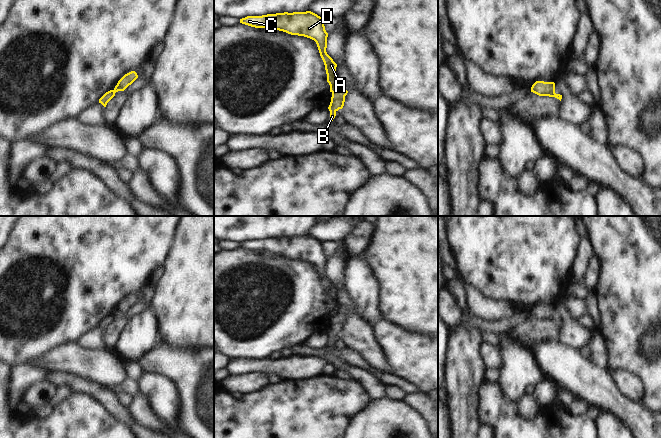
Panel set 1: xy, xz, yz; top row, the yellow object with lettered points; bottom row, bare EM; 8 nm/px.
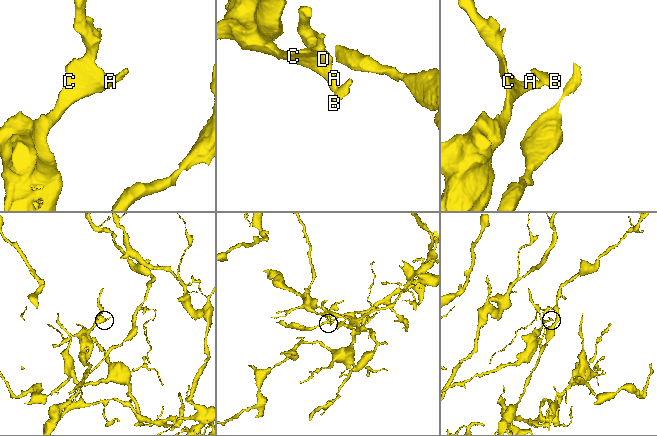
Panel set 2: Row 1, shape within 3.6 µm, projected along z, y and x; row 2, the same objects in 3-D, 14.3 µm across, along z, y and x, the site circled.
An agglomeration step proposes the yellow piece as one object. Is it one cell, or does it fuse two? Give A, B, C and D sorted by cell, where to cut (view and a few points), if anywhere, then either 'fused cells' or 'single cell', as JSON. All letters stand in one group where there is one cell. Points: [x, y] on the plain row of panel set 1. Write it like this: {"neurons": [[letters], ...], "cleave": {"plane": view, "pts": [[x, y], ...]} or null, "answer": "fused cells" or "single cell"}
{"neurons": [["A", "C", "D"], ["B"]], "cleave": {"plane": "xz", "pts": [[339, 310], [332, 317]]}, "answer": "fused cells"}

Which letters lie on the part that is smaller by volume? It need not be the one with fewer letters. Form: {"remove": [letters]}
{"remove": ["B"]}

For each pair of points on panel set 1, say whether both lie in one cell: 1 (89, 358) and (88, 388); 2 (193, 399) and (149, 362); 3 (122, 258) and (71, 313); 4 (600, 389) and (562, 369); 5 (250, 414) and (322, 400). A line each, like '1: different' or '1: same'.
1: different
2: same
3: same
4: same
5: same

